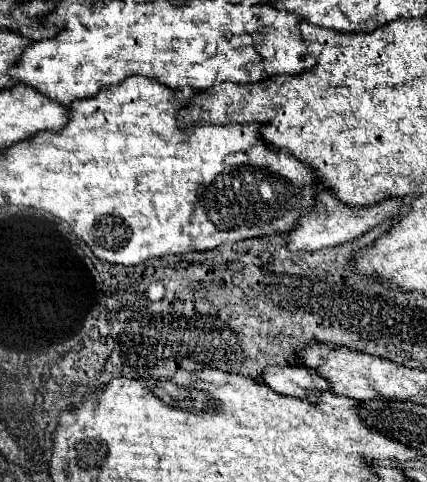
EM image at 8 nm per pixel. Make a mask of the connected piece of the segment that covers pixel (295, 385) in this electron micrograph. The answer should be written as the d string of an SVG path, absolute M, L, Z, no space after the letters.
M268 366L264 372L264 384L268 384L272 390L280 394L302 398L310 404L318 404L320 396L330 390L328 380L308 366Z

